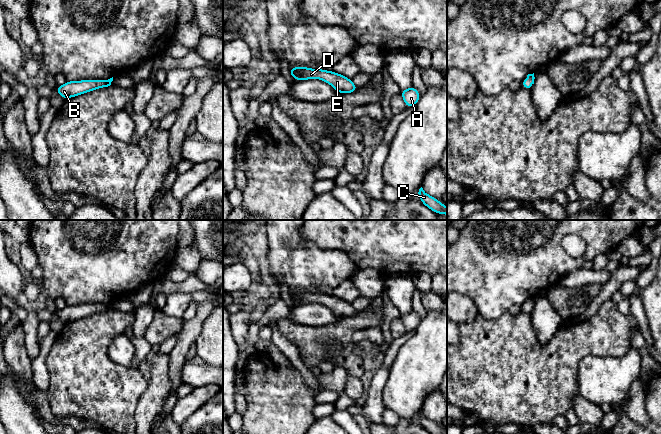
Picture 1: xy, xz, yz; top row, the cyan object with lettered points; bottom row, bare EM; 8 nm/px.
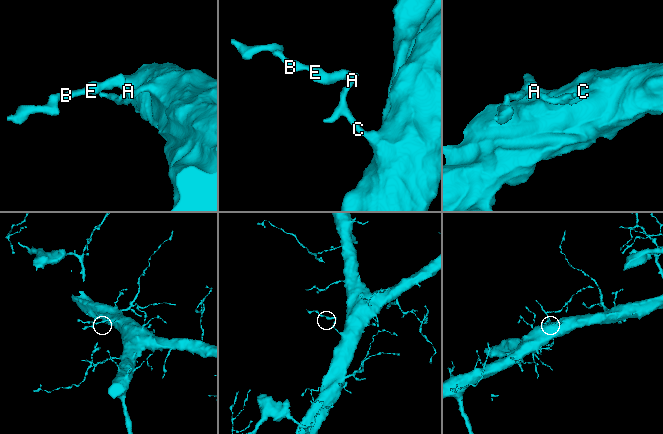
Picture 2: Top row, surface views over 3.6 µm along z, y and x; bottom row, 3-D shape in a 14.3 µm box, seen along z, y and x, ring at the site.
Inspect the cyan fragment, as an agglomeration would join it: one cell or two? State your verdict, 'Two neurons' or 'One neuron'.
One neuron

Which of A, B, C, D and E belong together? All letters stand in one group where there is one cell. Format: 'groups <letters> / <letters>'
groups A B C D E

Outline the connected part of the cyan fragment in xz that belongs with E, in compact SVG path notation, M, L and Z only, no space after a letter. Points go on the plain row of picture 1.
M289 291L289 296L295 305L322 303L330 308L339 318L353 317L359 313L351 303L333 295L311 293L308 291Z

